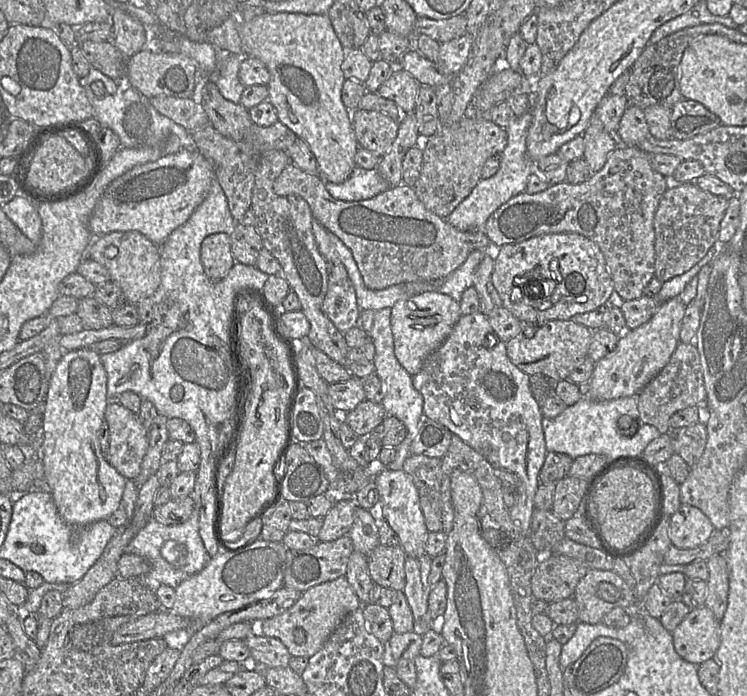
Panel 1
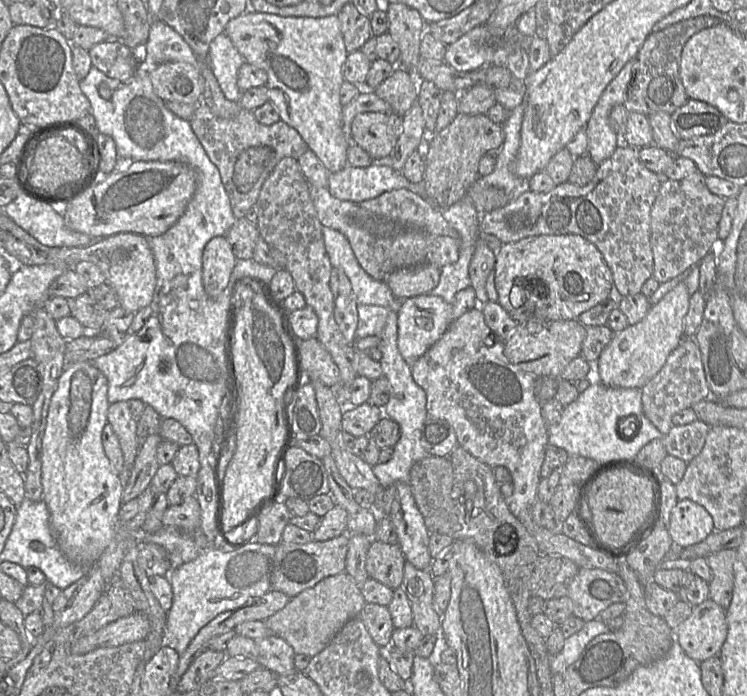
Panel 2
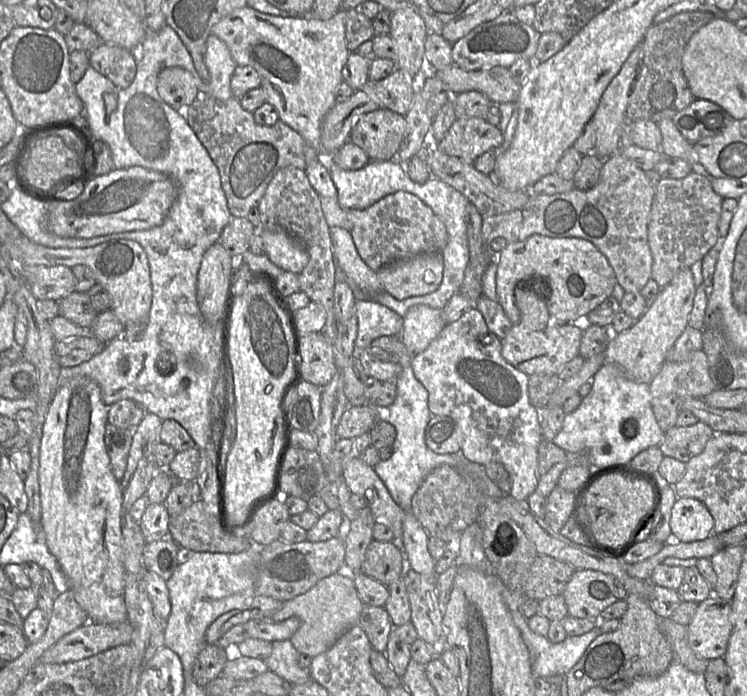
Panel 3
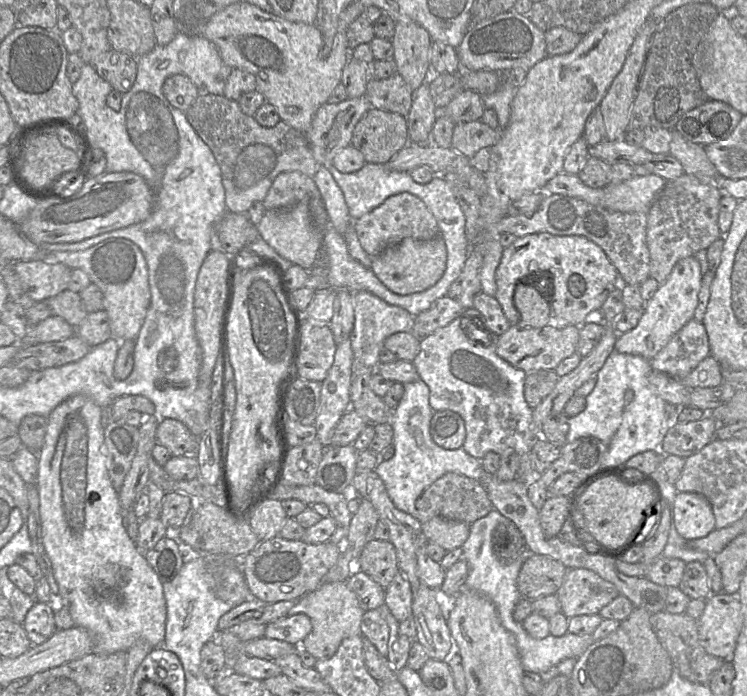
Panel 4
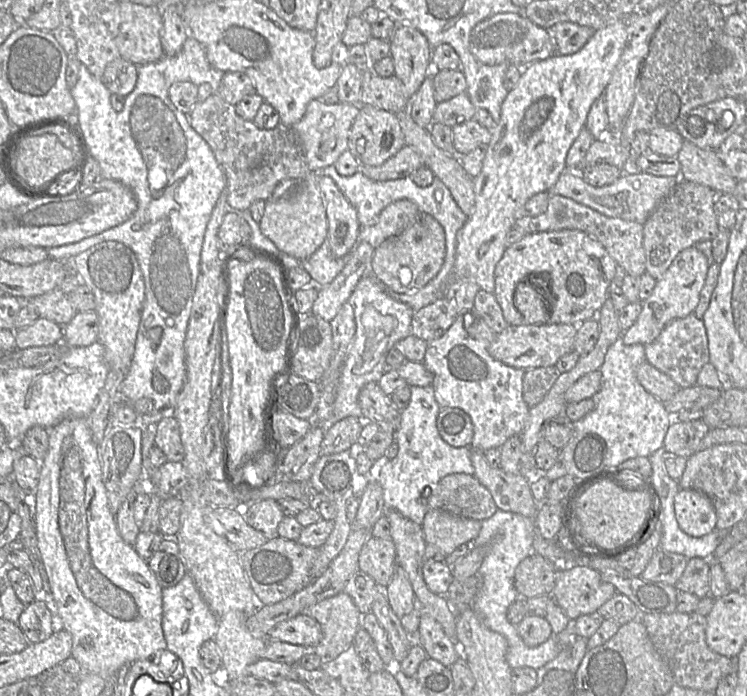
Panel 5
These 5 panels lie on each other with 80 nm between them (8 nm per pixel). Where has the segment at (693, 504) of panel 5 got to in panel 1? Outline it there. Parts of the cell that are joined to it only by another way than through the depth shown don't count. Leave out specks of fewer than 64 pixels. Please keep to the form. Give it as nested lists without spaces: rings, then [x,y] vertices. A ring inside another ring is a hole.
[[[681,504],[670,518],[669,538],[673,546],[693,549],[703,545],[714,533],[710,519],[697,507]]]

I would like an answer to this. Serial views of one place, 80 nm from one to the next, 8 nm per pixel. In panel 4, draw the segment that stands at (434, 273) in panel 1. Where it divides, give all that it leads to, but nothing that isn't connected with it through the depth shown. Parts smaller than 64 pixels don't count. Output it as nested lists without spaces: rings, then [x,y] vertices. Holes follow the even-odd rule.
[[[402,192],[388,197],[381,205],[353,221],[358,241],[370,257],[375,257],[385,249],[411,237],[430,240],[439,235],[439,226],[430,210],[417,196]]]

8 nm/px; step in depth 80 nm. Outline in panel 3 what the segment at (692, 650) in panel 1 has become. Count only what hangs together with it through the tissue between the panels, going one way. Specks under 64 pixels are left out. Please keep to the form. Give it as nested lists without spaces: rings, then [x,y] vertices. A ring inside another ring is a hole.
[[[713,593],[698,603],[696,613],[687,625],[691,649],[706,660],[723,658],[731,633],[731,604]]]

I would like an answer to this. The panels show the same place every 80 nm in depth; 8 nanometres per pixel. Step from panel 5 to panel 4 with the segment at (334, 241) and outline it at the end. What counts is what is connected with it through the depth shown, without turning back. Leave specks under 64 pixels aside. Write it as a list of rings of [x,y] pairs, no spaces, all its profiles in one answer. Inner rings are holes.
[[[319,167],[313,176],[313,181],[323,200],[329,218],[329,226],[344,235],[354,220],[349,214],[343,192],[325,167]]]

